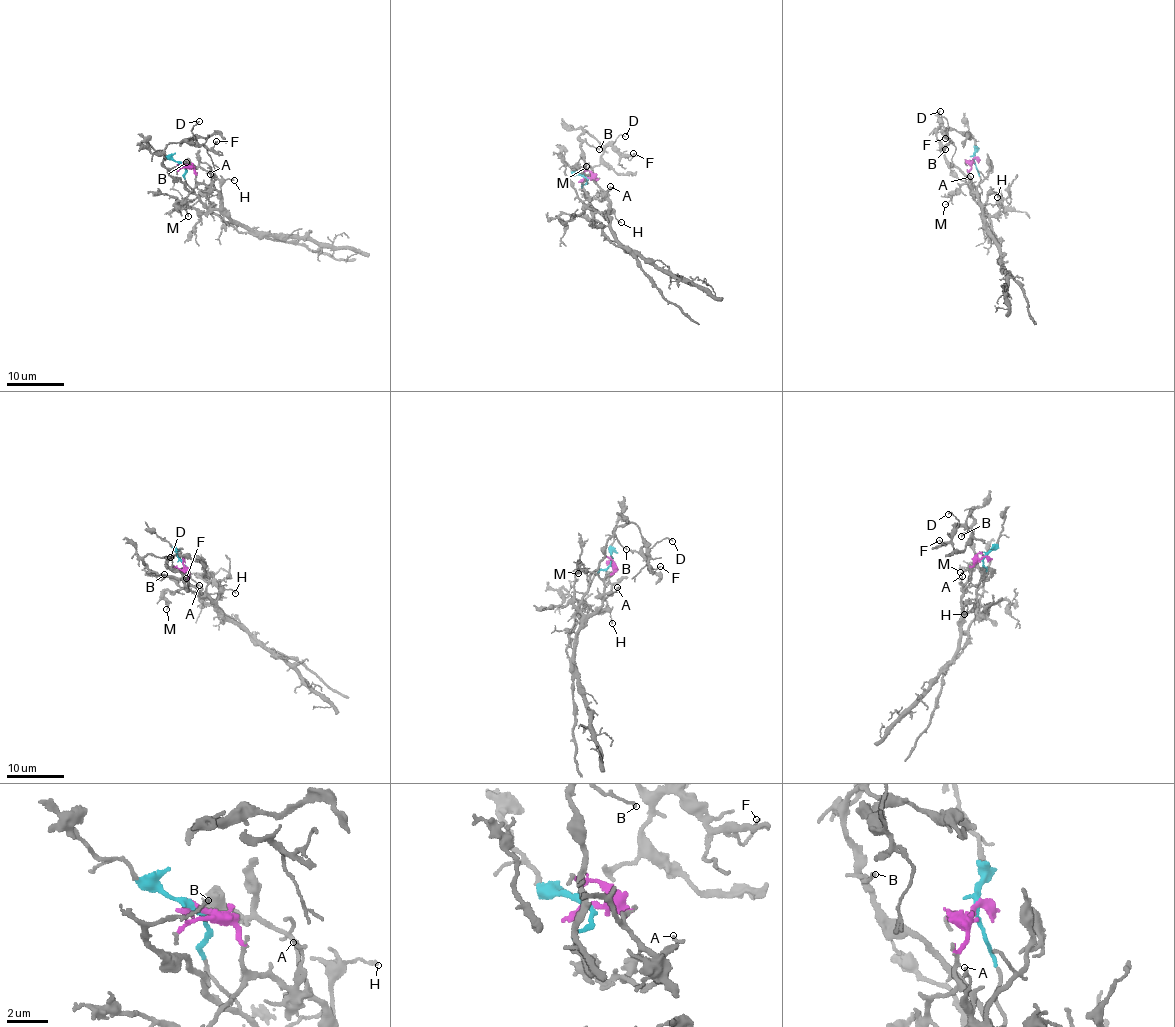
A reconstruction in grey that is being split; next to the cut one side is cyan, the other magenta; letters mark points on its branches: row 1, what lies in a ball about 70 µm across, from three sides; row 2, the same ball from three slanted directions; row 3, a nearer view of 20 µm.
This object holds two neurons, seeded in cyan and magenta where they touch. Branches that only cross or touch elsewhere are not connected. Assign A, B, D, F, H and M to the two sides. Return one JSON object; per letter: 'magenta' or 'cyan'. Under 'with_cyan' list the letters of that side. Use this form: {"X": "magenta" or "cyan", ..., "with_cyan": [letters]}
{"A": "magenta", "B": "cyan", "D": "cyan", "F": "cyan", "H": "magenta", "M": "magenta", "with_cyan": ["B", "D", "F"]}

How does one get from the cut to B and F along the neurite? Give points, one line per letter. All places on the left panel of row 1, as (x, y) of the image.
B: (182, 164), (186, 190), (180, 178), (168, 170), (185, 161)
F: (182, 164), (186, 190), (169, 173), (164, 150), (183, 140), (208, 148), (216, 141)

